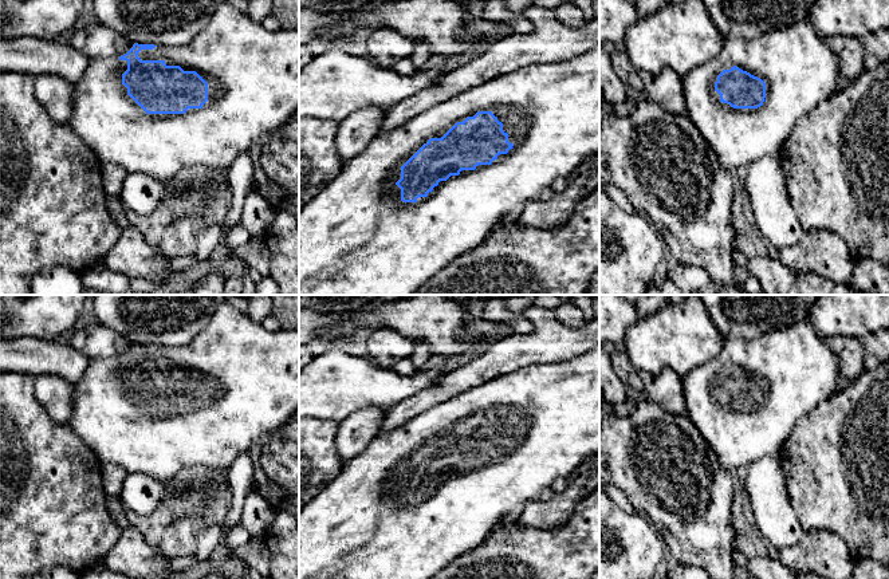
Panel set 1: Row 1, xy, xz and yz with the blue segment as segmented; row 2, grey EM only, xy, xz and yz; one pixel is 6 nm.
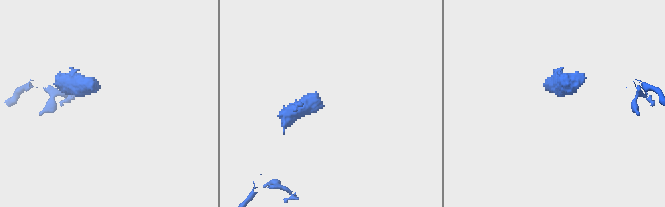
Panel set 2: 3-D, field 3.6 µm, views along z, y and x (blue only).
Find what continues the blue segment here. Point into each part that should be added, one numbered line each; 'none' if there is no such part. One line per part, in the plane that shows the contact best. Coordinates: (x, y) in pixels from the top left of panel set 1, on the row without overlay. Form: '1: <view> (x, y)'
1: xz (357, 527)

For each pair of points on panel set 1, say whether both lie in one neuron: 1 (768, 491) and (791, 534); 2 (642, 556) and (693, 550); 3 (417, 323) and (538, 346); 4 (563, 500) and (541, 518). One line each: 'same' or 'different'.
1: same
2: different
3: different
4: same

